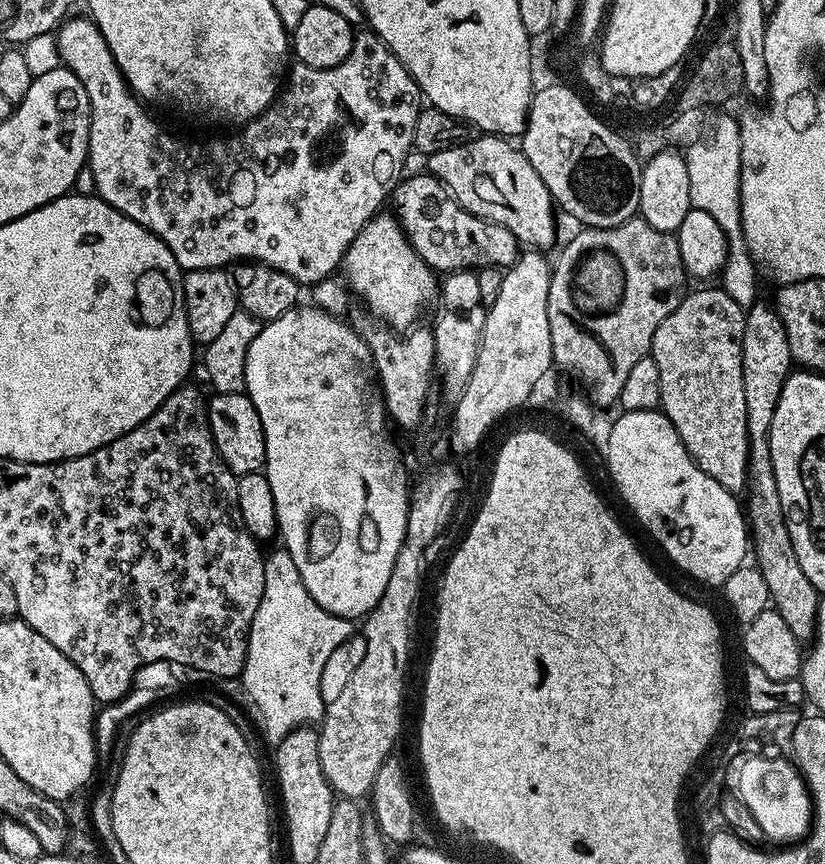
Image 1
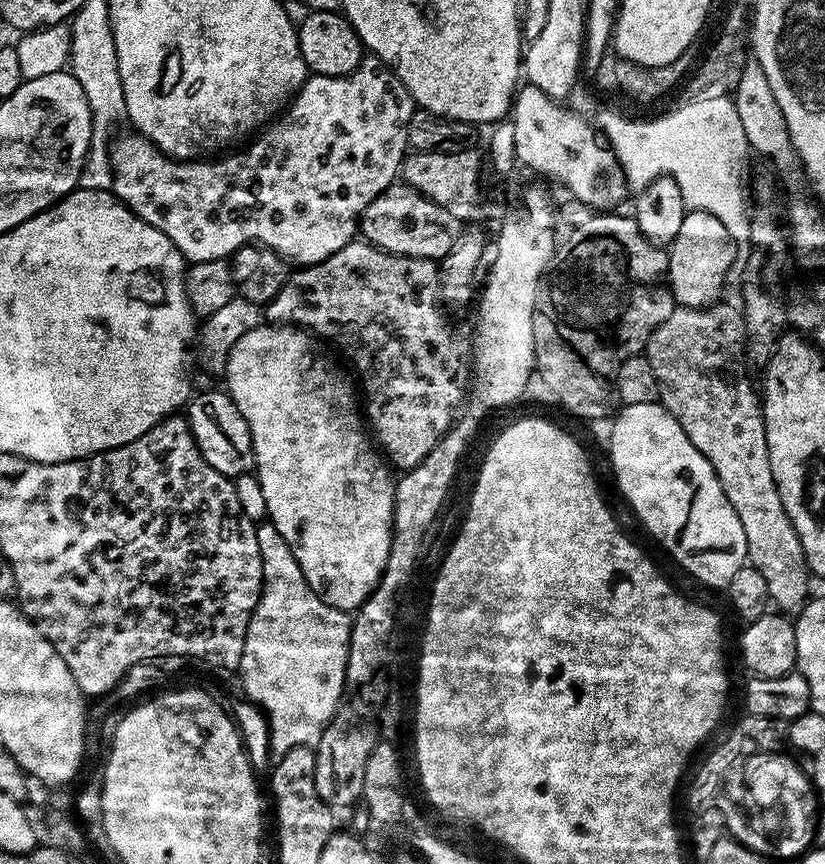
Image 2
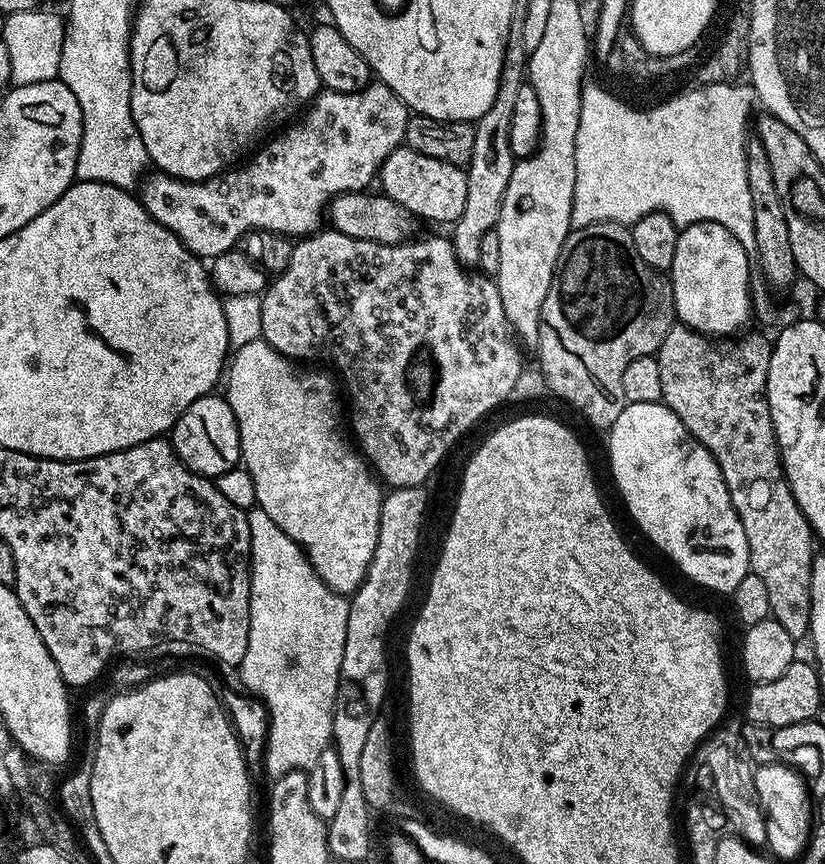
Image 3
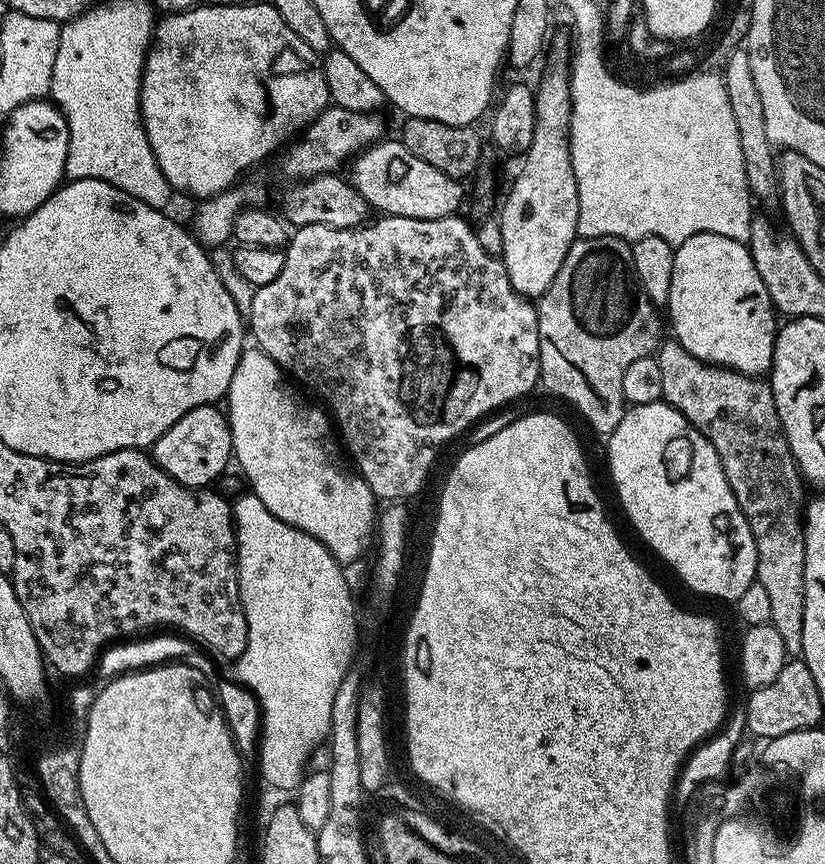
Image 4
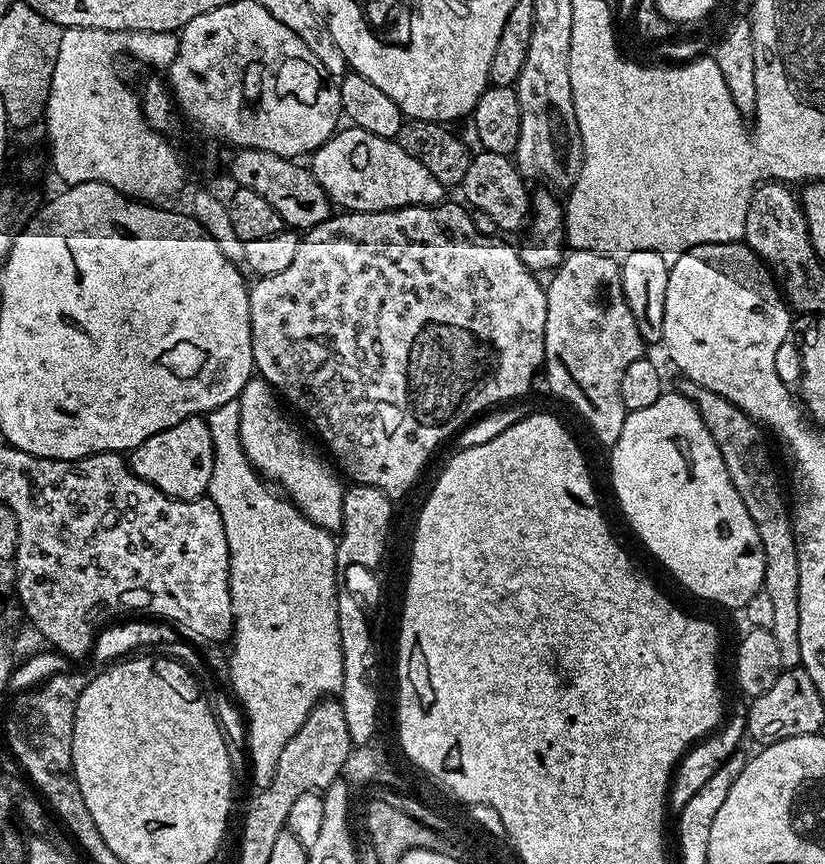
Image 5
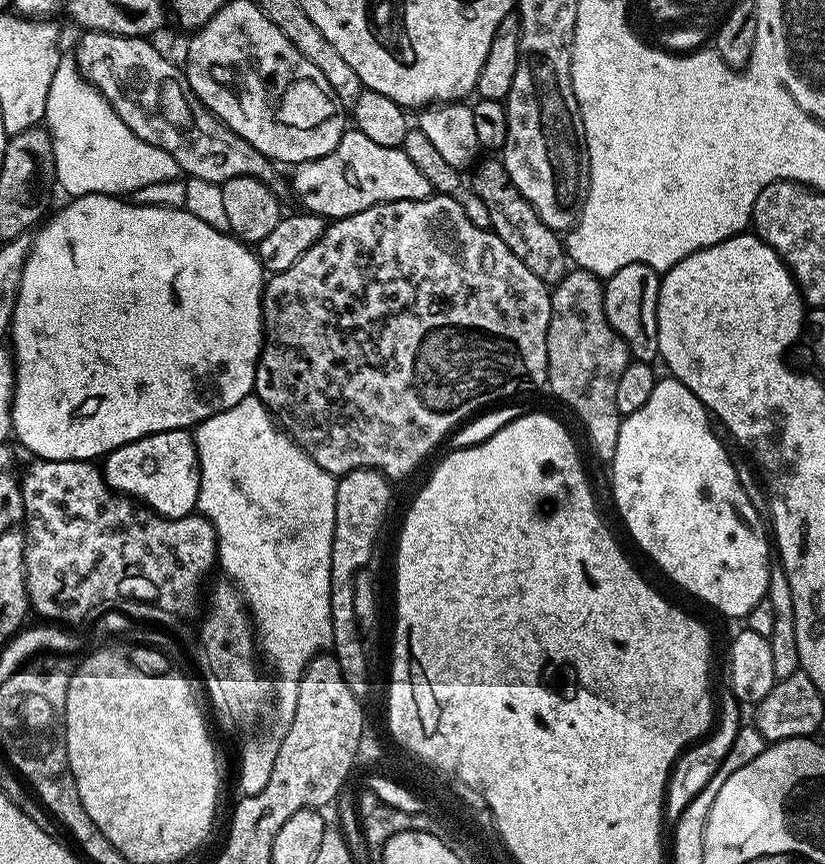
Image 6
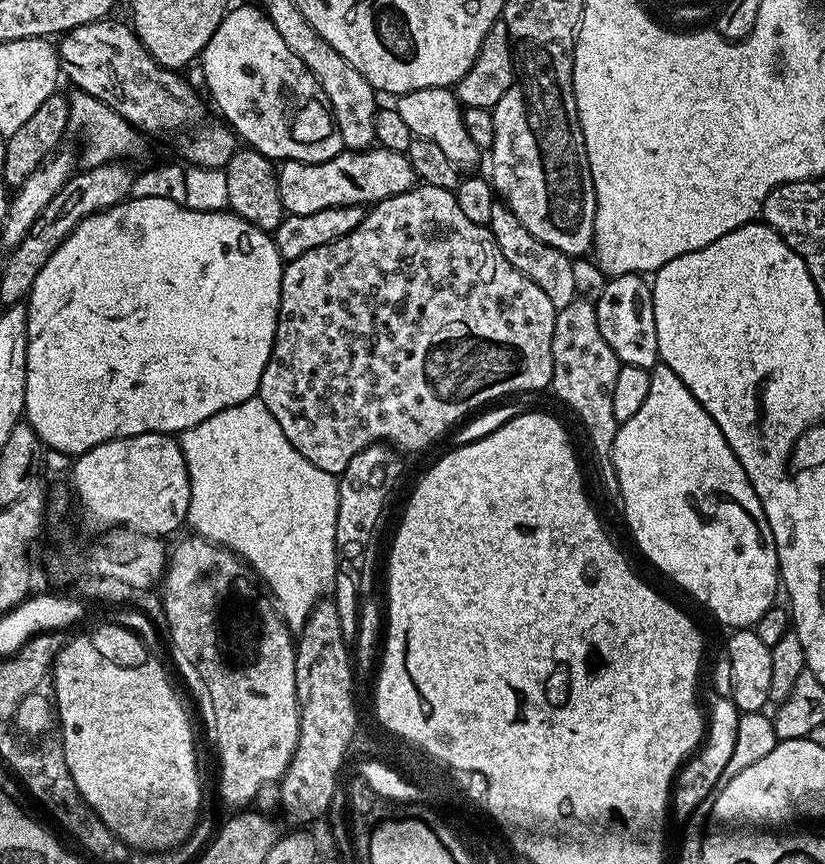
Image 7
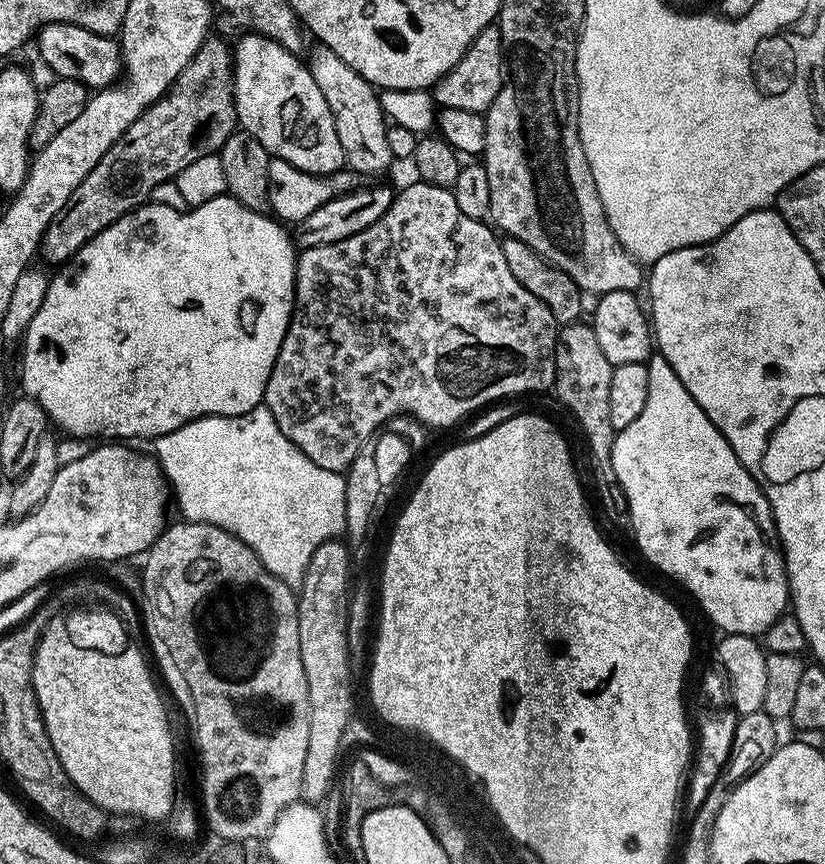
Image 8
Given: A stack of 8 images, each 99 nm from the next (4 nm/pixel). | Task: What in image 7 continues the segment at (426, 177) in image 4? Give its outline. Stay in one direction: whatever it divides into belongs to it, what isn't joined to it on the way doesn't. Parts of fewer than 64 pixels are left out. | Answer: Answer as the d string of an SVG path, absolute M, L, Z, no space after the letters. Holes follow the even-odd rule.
M379 146L362 152L341 150L337 156L332 156L329 160L319 160L316 164L300 160L288 160L278 168L282 206L288 214L314 214L317 210L341 208L351 204L371 206L379 200L409 191L418 180L405 153Z

